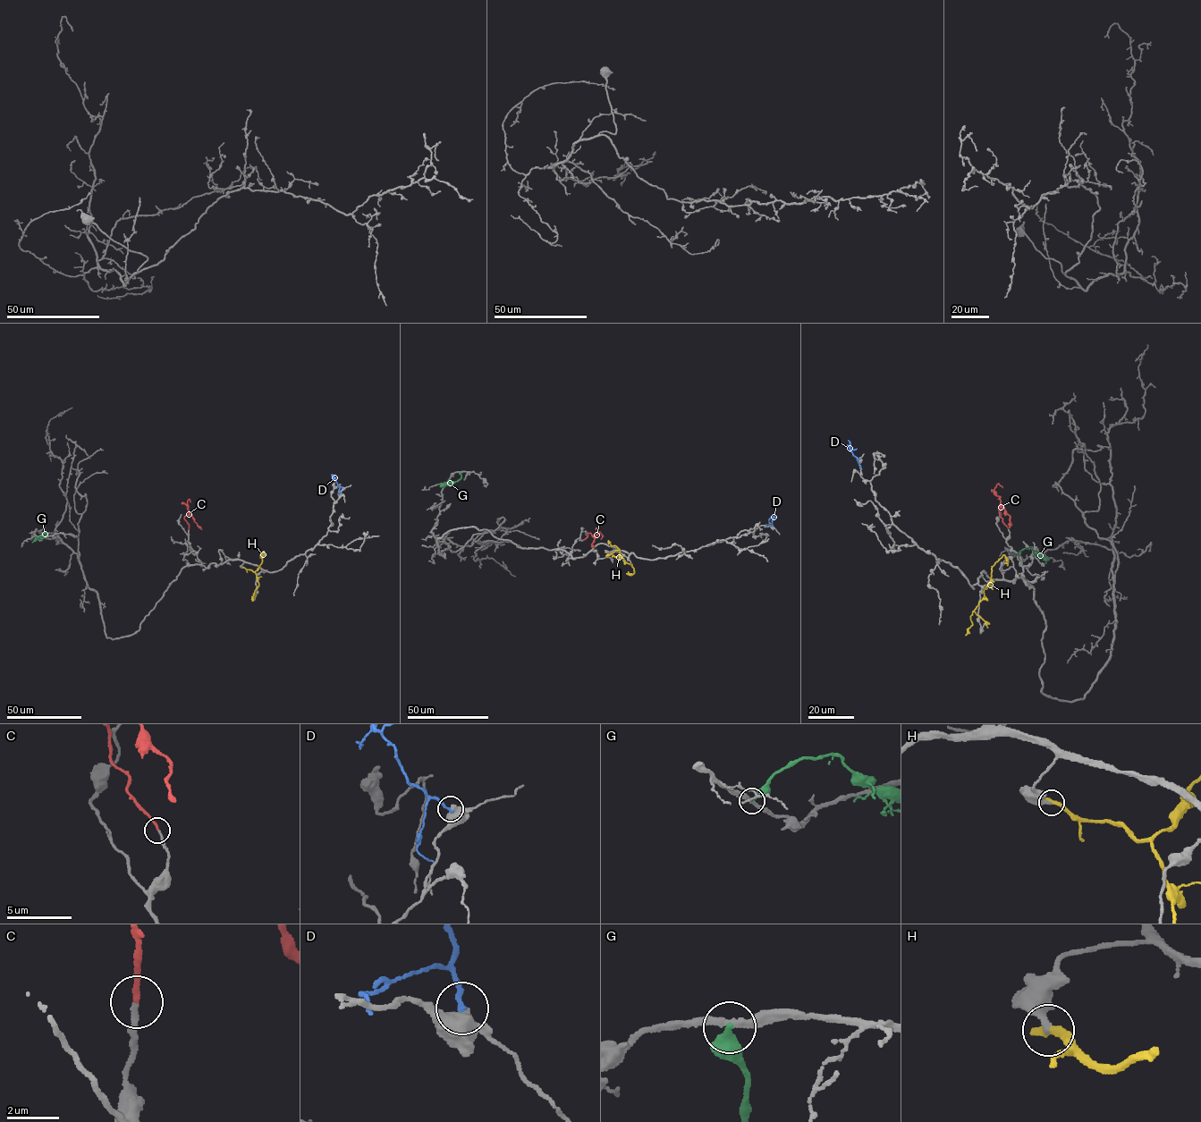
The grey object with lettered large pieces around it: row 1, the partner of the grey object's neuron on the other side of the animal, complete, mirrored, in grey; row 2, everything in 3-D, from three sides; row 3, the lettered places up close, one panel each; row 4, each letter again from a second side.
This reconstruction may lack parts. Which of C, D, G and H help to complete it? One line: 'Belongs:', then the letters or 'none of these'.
Belongs: C

